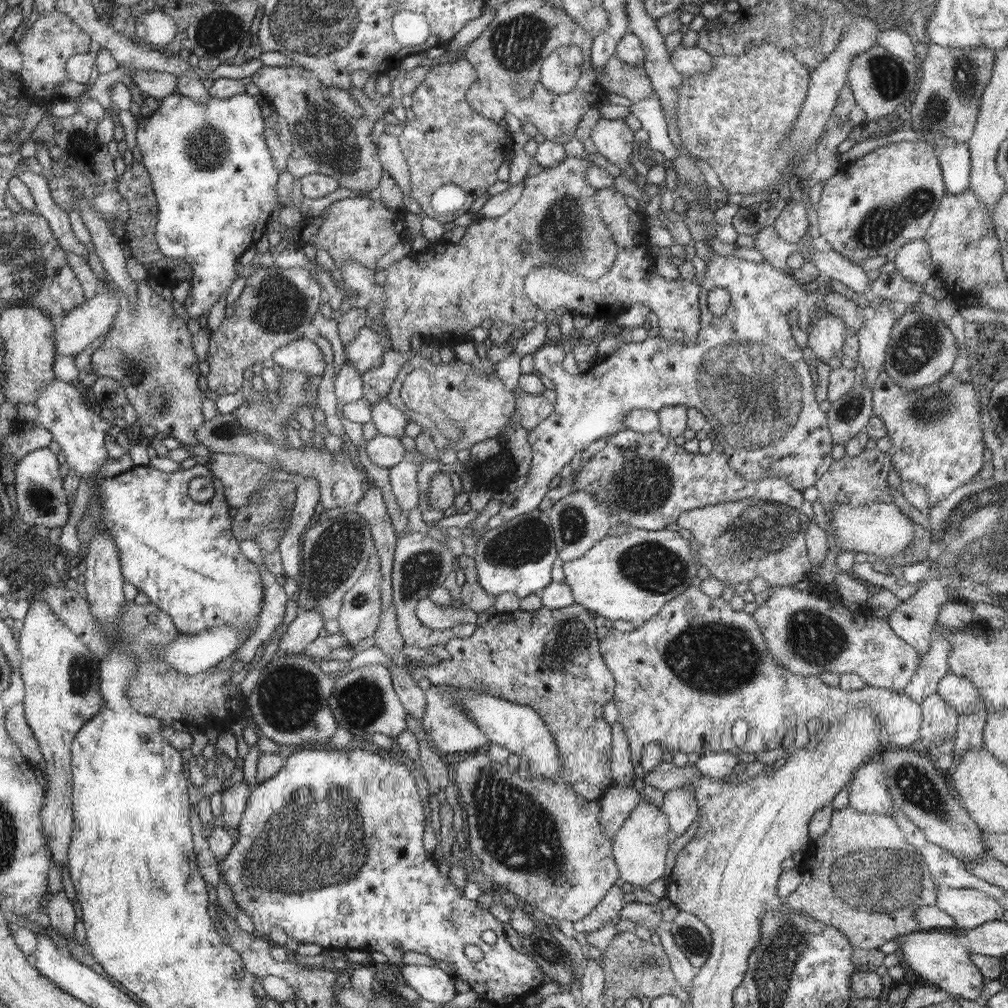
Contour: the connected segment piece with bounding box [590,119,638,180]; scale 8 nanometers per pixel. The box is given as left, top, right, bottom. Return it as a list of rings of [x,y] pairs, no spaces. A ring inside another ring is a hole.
[[[599,119],[593,126],[590,137],[597,152],[610,163],[622,168],[622,174],[629,180],[635,180],[638,172],[632,164],[628,164],[634,152],[632,142],[634,142],[635,133],[624,123],[624,120]]]

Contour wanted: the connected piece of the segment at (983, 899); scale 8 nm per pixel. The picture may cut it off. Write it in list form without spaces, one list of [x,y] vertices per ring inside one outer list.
[[[937,886],[935,905],[952,916],[958,928],[967,931],[988,921],[1002,919],[1005,911],[996,899],[974,888],[956,890]]]

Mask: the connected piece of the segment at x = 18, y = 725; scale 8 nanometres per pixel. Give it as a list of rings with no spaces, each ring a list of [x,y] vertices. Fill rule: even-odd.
[[[20,704],[12,706],[6,712],[6,724],[8,724],[8,736],[12,736],[12,740],[16,740],[16,744],[20,744],[20,750],[24,752],[24,756],[28,756],[28,760],[38,764],[40,769],[44,766],[44,759],[40,753],[40,745],[38,740],[31,732],[29,723],[24,716],[25,708]]]

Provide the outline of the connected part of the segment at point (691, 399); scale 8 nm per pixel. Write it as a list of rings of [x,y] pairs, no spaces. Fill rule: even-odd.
[[[705,244],[707,248],[711,251],[710,262],[706,265],[706,275],[699,278],[700,280],[700,293],[699,293],[699,304],[700,304],[700,319],[702,320],[700,326],[700,332],[696,336],[694,342],[690,344],[680,344],[680,342],[666,341],[664,338],[656,337],[654,340],[646,340],[642,344],[648,344],[646,350],[642,352],[632,352],[630,350],[630,342],[626,342],[624,346],[618,346],[616,352],[611,356],[607,356],[603,359],[596,360],[592,367],[585,372],[574,375],[569,373],[566,369],[563,368],[563,359],[566,357],[567,353],[561,347],[560,342],[556,343],[546,343],[539,350],[532,355],[534,361],[534,368],[541,372],[546,378],[550,378],[554,382],[555,388],[553,391],[556,393],[556,404],[554,406],[554,412],[548,416],[548,418],[542,420],[540,424],[536,425],[531,431],[528,432],[528,442],[532,449],[532,462],[530,465],[530,470],[527,473],[527,481],[520,489],[510,493],[510,502],[508,503],[507,498],[504,500],[504,508],[499,510],[504,518],[504,521],[508,519],[513,519],[515,516],[532,512],[534,509],[538,509],[538,505],[542,502],[544,494],[548,491],[548,484],[550,480],[554,478],[566,464],[570,464],[570,460],[576,452],[584,451],[596,440],[602,441],[607,439],[609,436],[620,432],[625,428],[624,421],[626,421],[626,416],[628,413],[636,410],[643,409],[648,411],[653,411],[658,413],[662,408],[672,407],[672,406],[684,406],[688,408],[696,408],[700,410],[706,418],[709,419],[710,427],[714,428],[714,431],[718,434],[718,439],[720,443],[720,452],[724,452],[724,456],[727,456],[727,460],[731,465],[731,468],[734,469],[740,476],[750,479],[762,479],[765,477],[772,476],[782,476],[789,483],[790,486],[793,486],[796,490],[804,491],[810,486],[814,486],[814,483],[829,469],[829,466],[835,461],[832,459],[831,450],[833,445],[833,438],[828,430],[828,418],[827,414],[822,412],[820,409],[820,404],[816,401],[814,381],[810,377],[810,368],[806,363],[806,360],[803,358],[804,352],[802,348],[796,344],[796,340],[792,335],[792,326],[788,322],[788,314],[793,310],[798,312],[798,326],[800,329],[806,330],[812,323],[817,320],[821,312],[823,312],[822,306],[824,306],[824,295],[822,292],[804,292],[804,282],[798,280],[796,276],[792,275],[792,270],[788,272],[780,272],[778,268],[775,268],[774,265],[765,261],[761,264],[756,264],[754,262],[747,262],[743,259],[736,259],[732,257],[722,256],[720,253],[717,253],[710,245]],[[714,288],[723,288],[730,293],[730,306],[723,316],[720,318],[714,317],[707,306],[707,295]],[[766,456],[772,457],[772,463],[770,468],[764,469],[761,463],[763,458]]]

